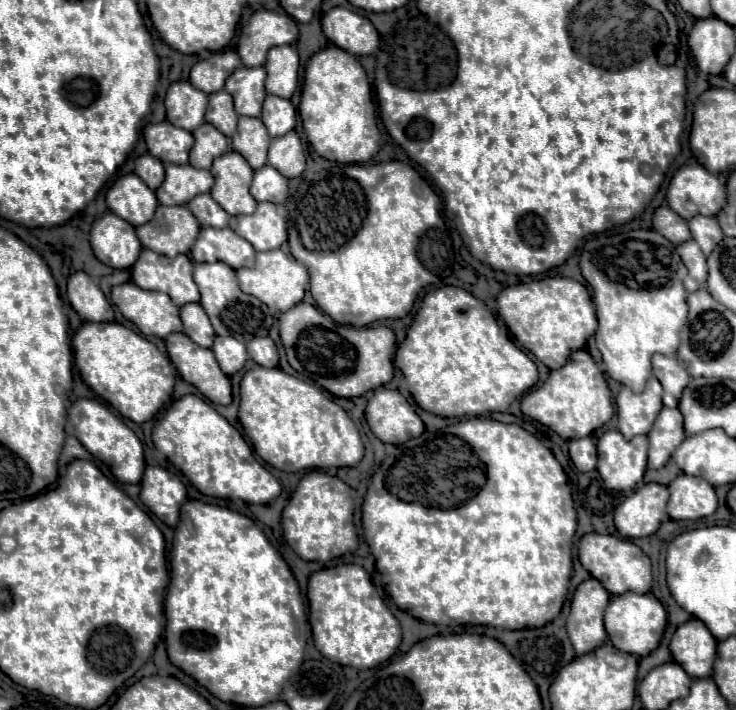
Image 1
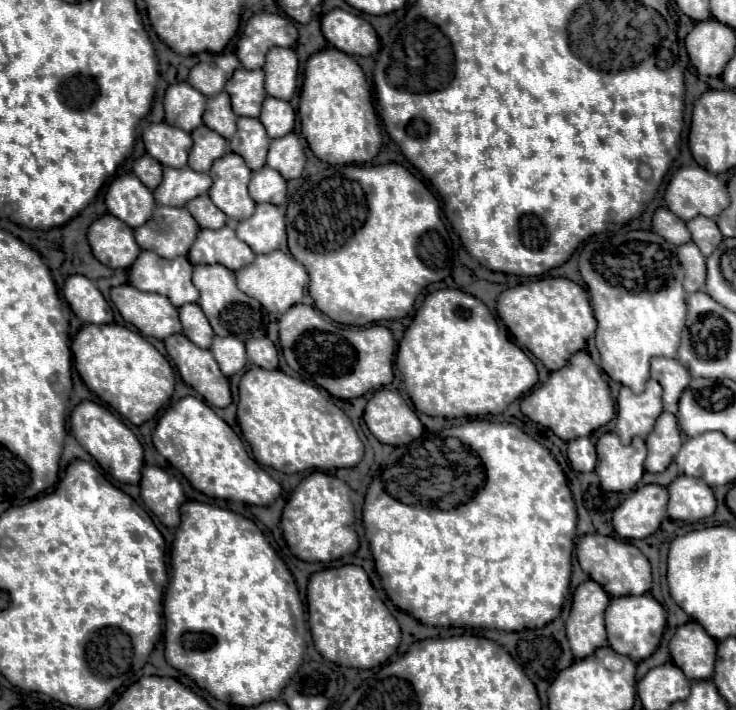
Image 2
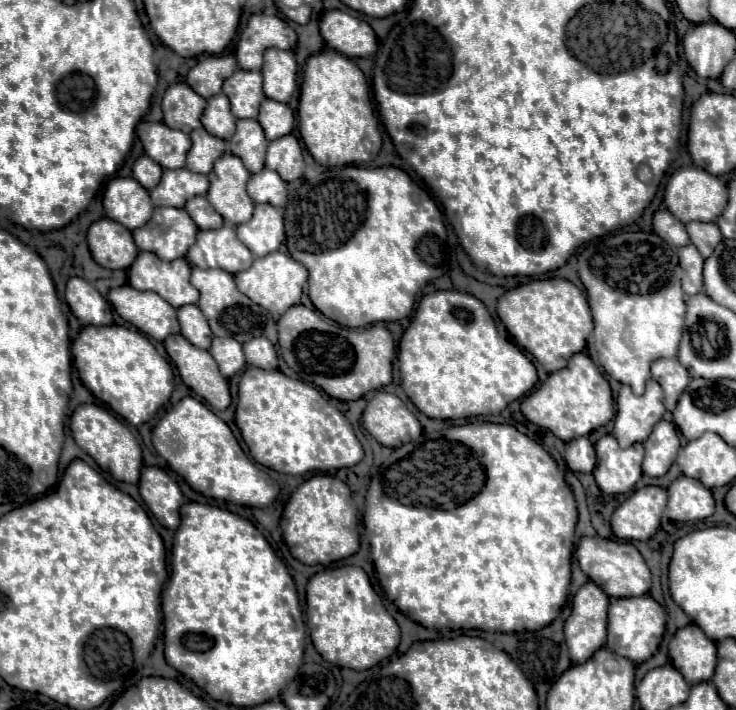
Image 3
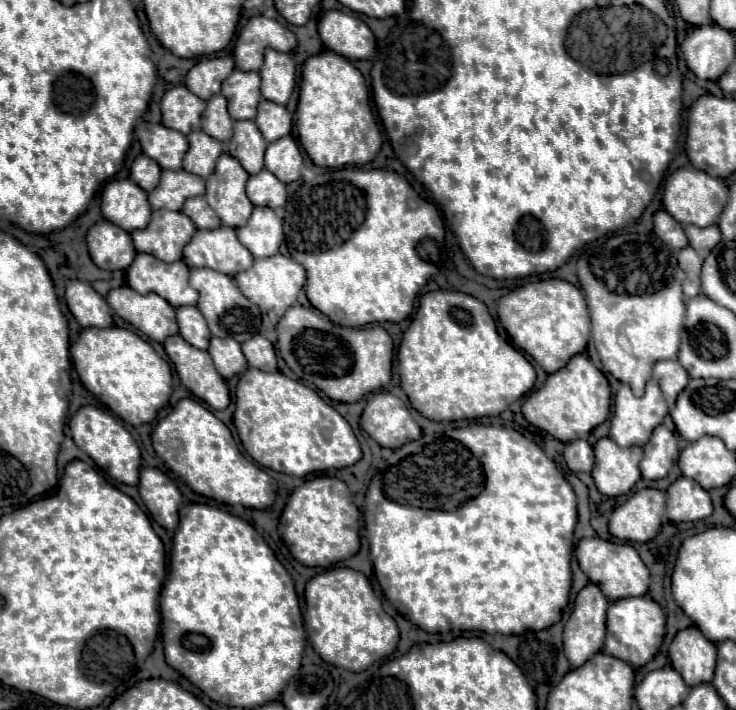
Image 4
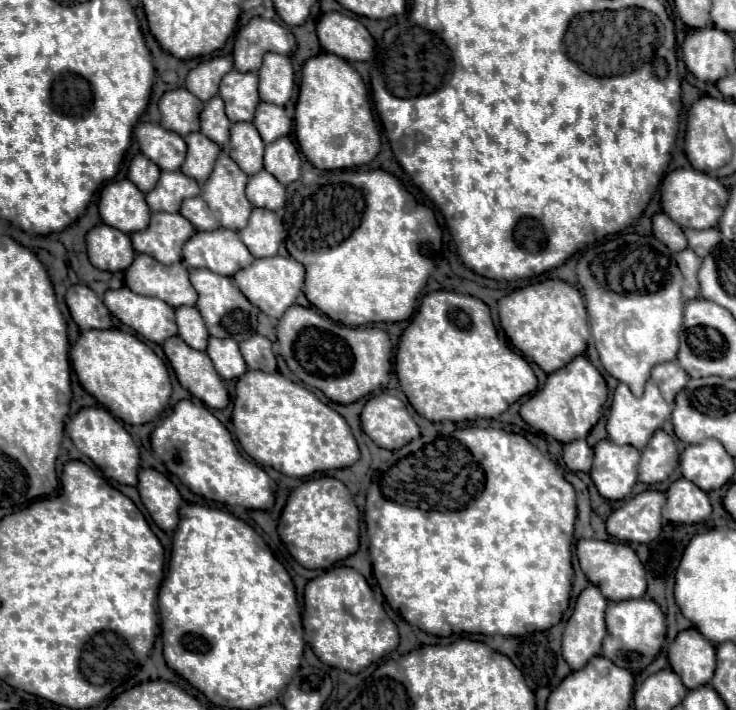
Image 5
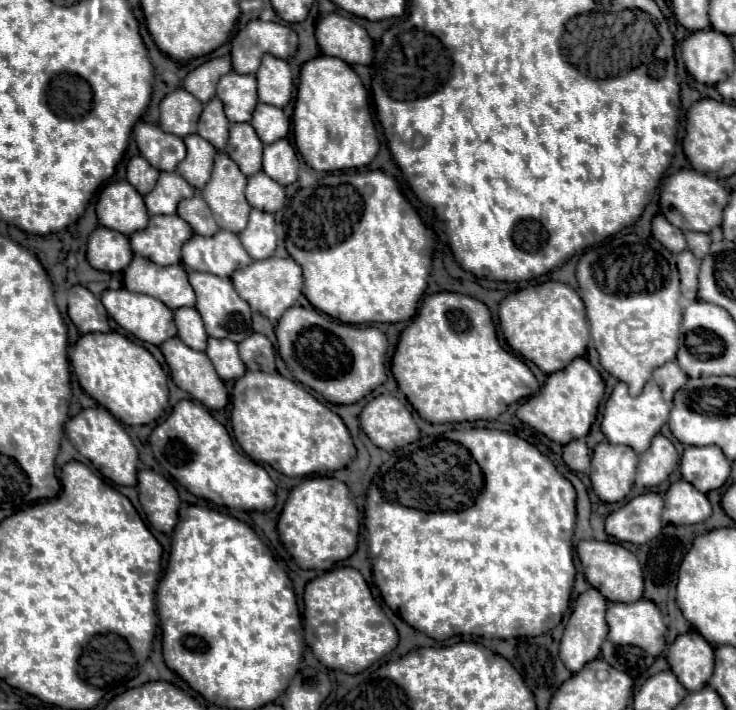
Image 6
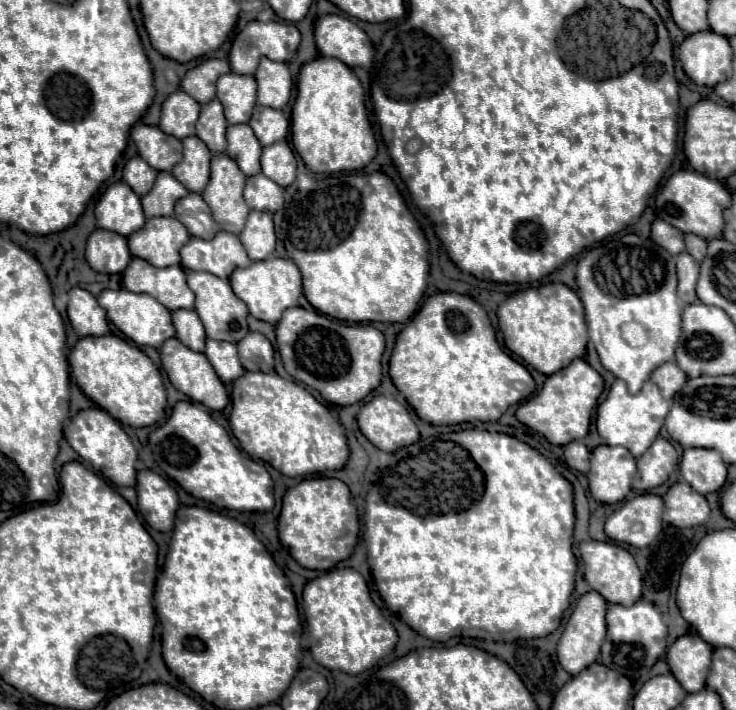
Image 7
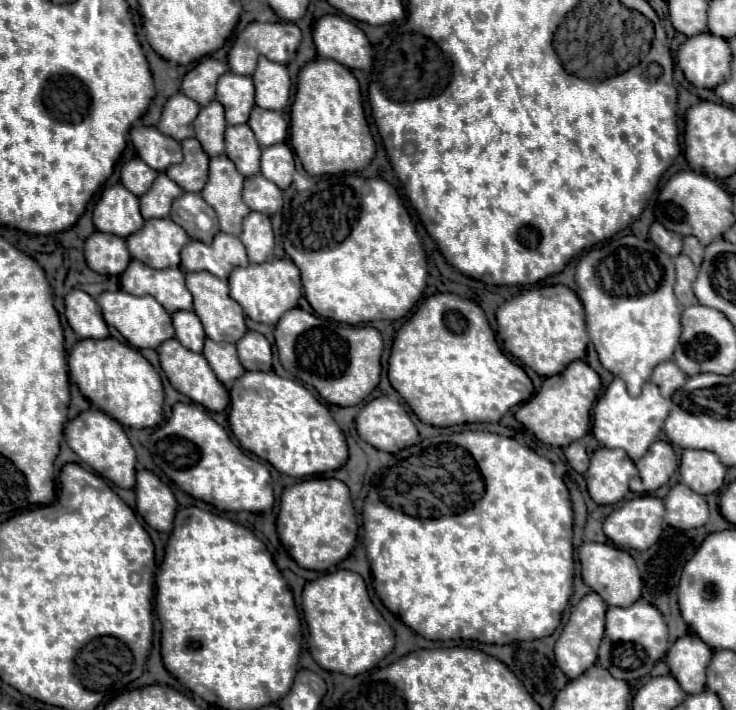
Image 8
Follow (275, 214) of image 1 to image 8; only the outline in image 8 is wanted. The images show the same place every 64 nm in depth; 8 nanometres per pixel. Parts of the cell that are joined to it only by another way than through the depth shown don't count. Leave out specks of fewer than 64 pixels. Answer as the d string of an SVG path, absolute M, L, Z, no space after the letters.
M250 212L244 218L244 230L240 234L242 244L246 246L250 264L262 264L272 256L274 250L274 232L268 216L260 216L260 212Z

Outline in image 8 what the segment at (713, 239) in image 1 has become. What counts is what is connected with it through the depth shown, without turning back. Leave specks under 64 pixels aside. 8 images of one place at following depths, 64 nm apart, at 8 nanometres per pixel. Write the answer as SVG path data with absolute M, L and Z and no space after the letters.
M686 236L684 238L684 246L682 246L682 254L686 254L696 268L702 264L702 256L704 256L704 246L700 246L700 242L694 236Z

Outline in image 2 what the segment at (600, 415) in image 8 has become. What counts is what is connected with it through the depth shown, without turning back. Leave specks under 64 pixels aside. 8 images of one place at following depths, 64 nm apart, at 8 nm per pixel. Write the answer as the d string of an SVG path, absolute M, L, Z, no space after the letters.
M656 380L646 382L646 390L642 394L634 394L630 388L622 386L618 394L618 416L616 416L616 434L622 444L630 444L634 436L646 438L652 430L656 418L662 410L662 388Z

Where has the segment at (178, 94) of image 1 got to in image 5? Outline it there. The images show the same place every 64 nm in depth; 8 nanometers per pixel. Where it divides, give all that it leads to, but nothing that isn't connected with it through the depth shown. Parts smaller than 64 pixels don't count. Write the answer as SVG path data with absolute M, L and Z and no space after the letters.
M176 88L170 90L162 96L160 104L160 126L166 130L172 130L180 136L186 136L190 132L196 132L200 128L198 124L198 114L204 108L204 102L192 96L186 88Z

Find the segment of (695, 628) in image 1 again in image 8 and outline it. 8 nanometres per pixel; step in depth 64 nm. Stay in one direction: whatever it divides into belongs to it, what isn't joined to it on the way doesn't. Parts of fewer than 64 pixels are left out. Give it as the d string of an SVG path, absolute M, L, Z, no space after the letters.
M696 634L678 638L666 654L666 664L686 694L700 694L706 686L706 668L712 650Z

